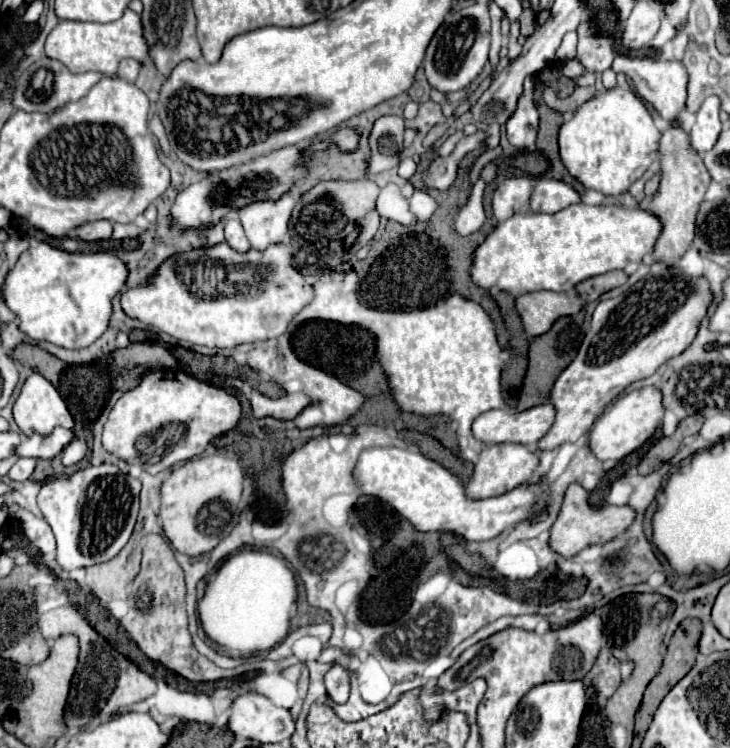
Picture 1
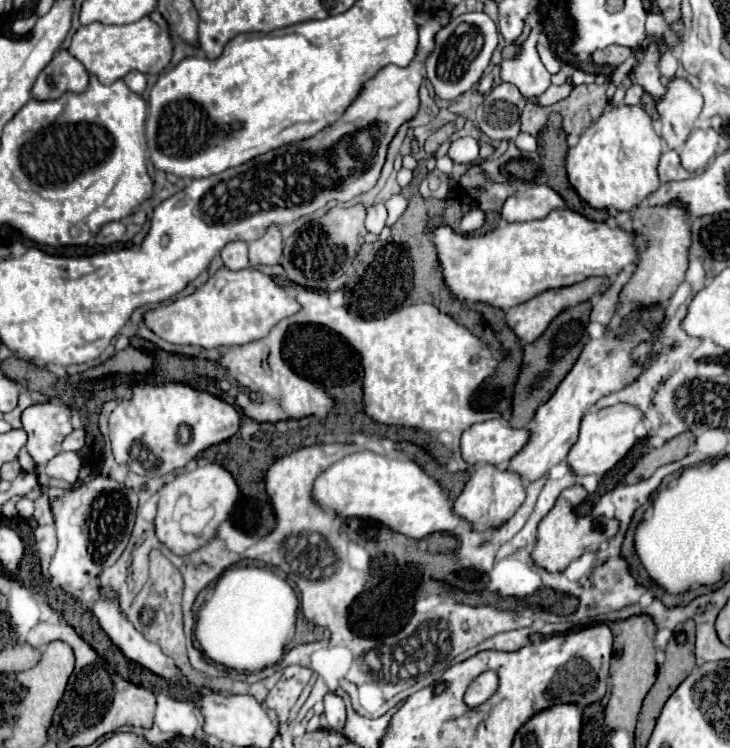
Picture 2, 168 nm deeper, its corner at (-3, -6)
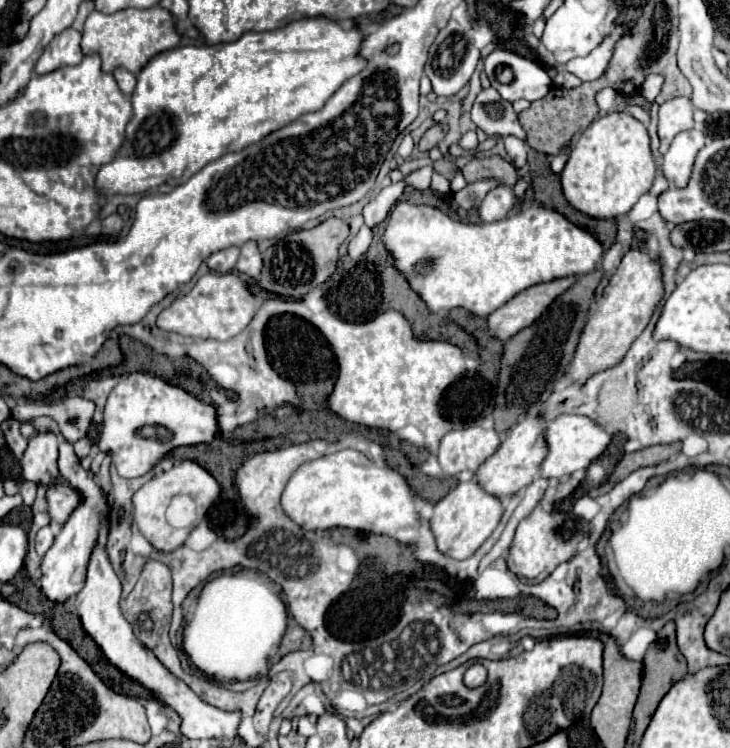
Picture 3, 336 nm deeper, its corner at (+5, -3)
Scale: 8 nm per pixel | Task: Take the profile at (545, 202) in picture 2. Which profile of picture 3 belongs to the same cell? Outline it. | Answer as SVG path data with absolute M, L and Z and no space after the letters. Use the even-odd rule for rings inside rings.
M498 187L492 189L484 201L478 207L478 215L482 221L490 223L490 221L500 221L504 219L516 205L516 195L512 191L512 187Z

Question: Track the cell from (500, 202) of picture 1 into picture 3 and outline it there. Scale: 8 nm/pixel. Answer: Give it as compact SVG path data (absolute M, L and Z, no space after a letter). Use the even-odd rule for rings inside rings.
M480 179L480 181L474 181L474 183L468 183L462 191L454 193L454 199L456 203L462 207L462 209L470 209L470 207L478 207L482 203L482 197L486 197L486 193L490 189L494 189L498 183L494 179Z

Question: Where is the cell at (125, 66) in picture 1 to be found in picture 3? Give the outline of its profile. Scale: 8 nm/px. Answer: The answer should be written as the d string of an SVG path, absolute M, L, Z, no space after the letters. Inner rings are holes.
M116 69L114 77L116 77L116 83L124 95L130 95L134 91L134 73L130 73L126 69Z

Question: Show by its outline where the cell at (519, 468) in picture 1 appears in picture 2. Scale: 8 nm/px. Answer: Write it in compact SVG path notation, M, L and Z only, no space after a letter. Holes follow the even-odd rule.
M482 464L474 470L462 494L454 500L454 514L466 518L476 530L486 530L506 522L520 508L524 498L526 498L526 486L516 472L506 468L496 468L492 464Z

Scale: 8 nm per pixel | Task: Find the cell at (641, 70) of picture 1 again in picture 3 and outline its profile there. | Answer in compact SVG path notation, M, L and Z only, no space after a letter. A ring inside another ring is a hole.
M674 97L660 105L658 111L658 137L660 137L660 153L664 155L672 143L672 139L680 131L690 131L694 127L692 119L692 103L686 97Z

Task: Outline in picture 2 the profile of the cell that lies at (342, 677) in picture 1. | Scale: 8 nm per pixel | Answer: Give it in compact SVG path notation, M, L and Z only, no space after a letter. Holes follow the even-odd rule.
M328 692L324 696L324 720L326 720L326 728L330 732L342 732L342 726L346 722L346 708L344 708L344 700L334 694L334 692Z

